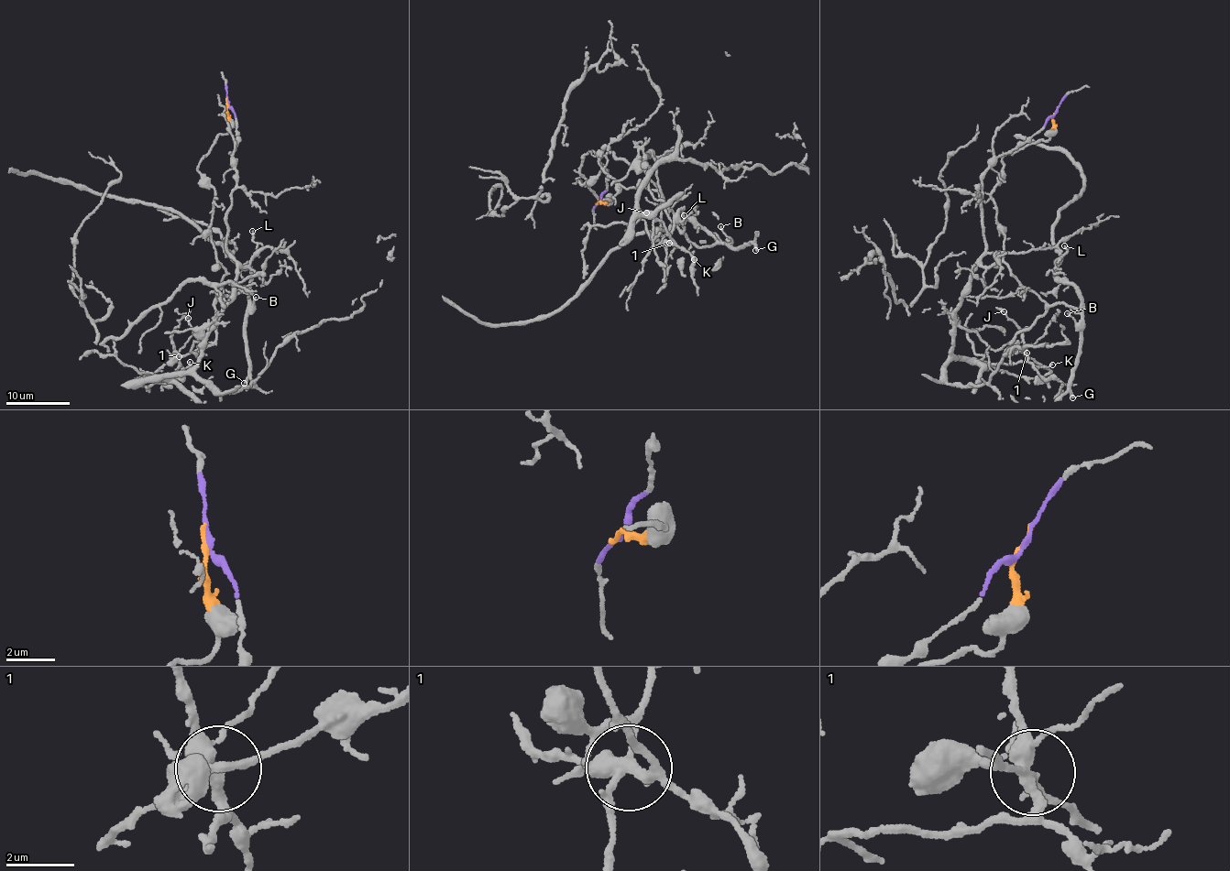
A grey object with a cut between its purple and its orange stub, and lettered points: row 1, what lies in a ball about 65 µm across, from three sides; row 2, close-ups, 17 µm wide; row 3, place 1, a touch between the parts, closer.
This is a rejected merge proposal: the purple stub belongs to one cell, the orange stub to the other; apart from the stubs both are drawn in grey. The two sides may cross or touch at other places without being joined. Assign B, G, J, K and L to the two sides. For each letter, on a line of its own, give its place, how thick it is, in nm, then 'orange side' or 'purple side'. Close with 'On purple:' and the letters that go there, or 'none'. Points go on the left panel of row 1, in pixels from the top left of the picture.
B: (256, 297) | 130 nm | orange side
G: (244, 383) | 280 nm | orange side
J: (188, 318) | 90 nm | purple side
K: (190, 362) | 120 nm | purple side
L: (252, 231) | 130 nm | orange side
On purple: J, K

